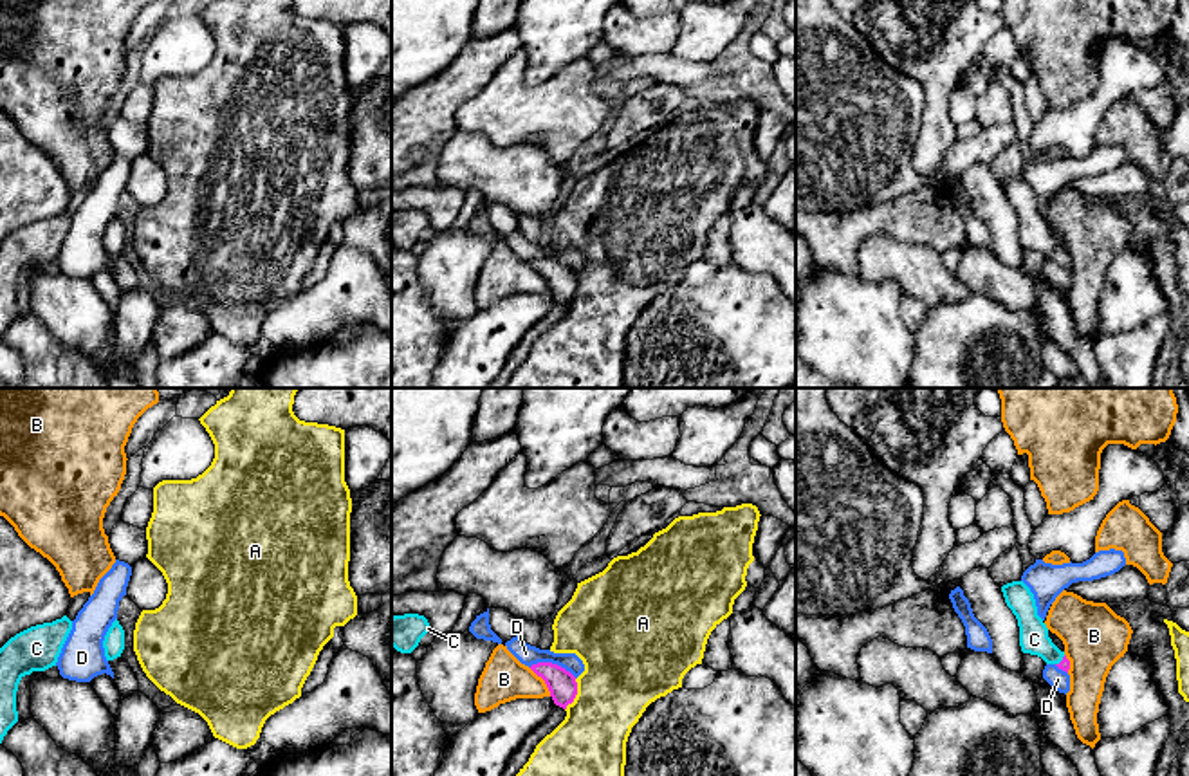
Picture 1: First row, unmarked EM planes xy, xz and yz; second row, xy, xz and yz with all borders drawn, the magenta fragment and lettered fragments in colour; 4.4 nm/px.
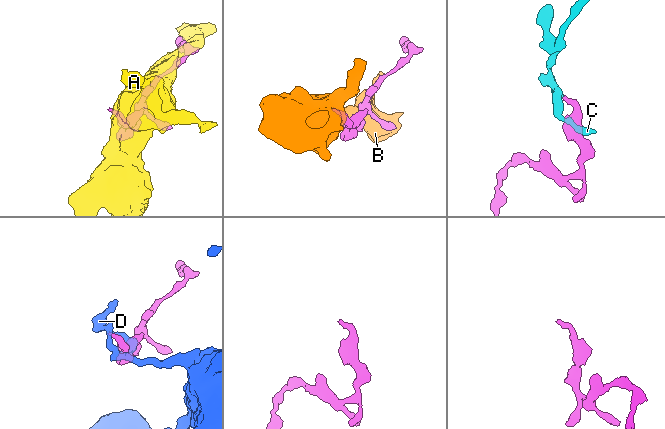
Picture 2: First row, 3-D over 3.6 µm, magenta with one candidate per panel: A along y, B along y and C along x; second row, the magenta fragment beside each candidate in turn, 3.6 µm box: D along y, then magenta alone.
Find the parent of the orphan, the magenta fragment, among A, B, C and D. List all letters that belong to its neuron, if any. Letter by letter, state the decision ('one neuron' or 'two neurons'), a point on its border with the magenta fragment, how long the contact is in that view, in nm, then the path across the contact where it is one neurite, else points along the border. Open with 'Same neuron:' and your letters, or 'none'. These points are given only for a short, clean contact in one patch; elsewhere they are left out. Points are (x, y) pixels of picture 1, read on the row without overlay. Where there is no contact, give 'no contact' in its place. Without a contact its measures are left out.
Same neuron: C
A: two neurons | xz (576, 289) | 150 nm
B: two neurons | xz (543, 275) | 160 nm
C: one neuron | yz (1061, 257) | 60 nm | across yz (1065, 260), (1061, 257), (1034, 235)
D: two neurons | xz (551, 258) | 220 nm

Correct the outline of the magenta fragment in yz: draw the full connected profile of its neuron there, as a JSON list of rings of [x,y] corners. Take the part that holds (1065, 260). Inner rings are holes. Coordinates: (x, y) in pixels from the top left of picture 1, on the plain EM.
[[[1012,177],[1001,182],[1007,202],[1018,215],[1019,242],[1023,249],[1037,251],[1046,260],[1055,260],[1059,265],[1070,265],[1070,256],[1048,233],[1048,224],[1037,211],[1034,189],[1023,177]]]

